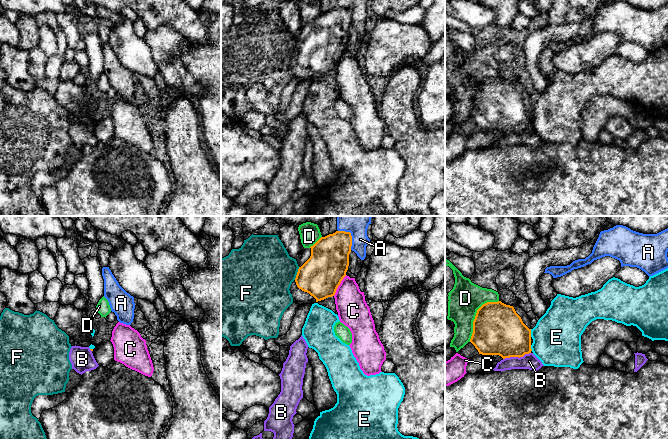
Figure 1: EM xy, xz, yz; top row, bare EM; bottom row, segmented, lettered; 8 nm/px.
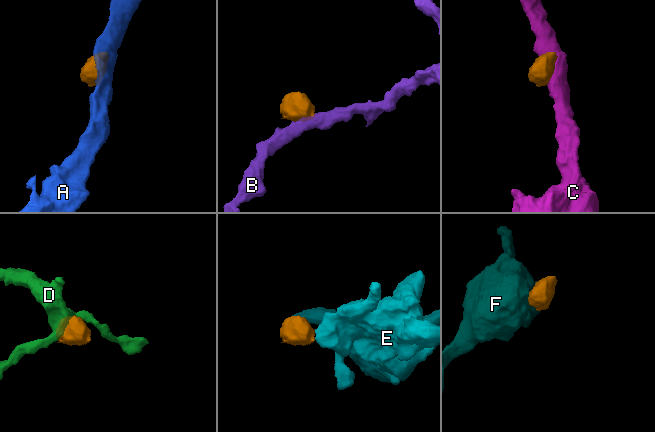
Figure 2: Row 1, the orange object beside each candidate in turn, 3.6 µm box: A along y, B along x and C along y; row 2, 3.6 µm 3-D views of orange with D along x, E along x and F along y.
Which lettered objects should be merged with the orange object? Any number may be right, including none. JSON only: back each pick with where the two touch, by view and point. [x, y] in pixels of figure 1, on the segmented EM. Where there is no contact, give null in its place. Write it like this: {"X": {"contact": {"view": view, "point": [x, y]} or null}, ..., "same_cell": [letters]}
{"same_cell": []}

